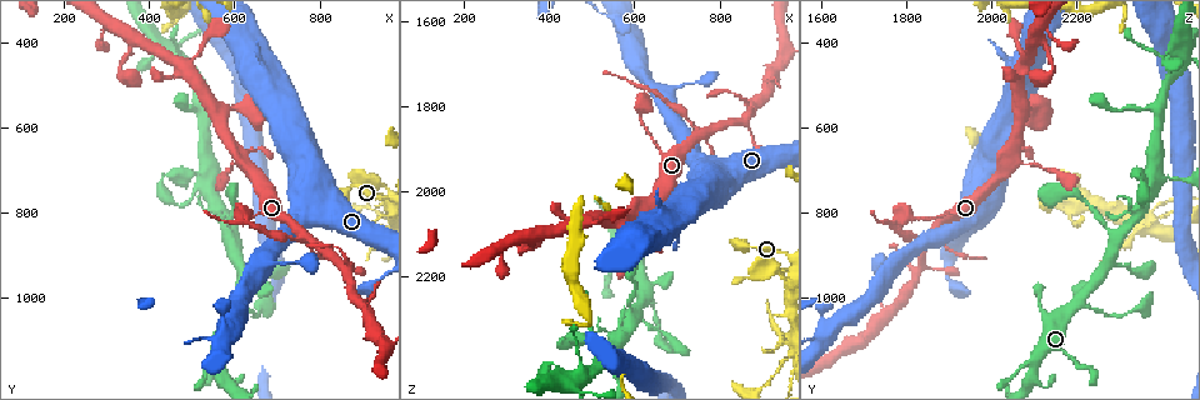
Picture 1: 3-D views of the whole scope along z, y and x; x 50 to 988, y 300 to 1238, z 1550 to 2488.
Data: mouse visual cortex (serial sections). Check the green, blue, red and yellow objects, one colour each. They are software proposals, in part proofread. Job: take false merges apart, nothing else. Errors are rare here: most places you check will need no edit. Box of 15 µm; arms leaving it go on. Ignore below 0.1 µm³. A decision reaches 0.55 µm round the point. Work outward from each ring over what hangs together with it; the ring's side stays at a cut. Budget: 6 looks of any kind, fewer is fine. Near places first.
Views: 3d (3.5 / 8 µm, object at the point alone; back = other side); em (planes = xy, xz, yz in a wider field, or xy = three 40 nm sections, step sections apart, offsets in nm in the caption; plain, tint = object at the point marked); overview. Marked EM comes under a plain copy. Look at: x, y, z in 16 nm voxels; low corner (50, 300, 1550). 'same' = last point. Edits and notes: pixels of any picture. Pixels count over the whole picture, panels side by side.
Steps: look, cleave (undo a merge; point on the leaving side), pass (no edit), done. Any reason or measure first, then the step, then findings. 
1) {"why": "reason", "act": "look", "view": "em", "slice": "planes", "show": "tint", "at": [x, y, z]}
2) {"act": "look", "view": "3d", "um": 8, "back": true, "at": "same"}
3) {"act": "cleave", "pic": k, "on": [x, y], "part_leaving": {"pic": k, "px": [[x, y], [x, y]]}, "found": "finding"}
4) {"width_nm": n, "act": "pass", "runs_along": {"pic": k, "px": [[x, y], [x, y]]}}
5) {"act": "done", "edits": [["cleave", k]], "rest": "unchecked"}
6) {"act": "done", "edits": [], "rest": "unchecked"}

{"why": "side arm on a straight run", "act": "look", "view": "em", "slice": "planes", "show": "tint", "at": [765, 850, 1860]}

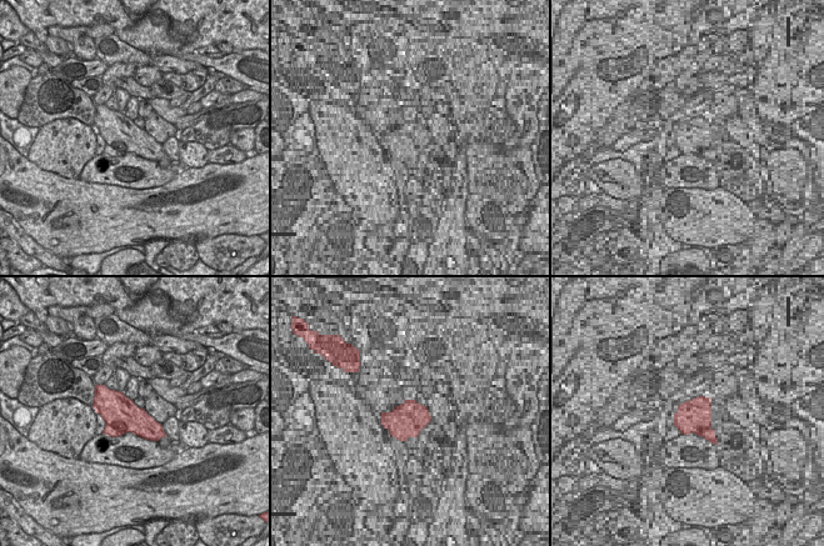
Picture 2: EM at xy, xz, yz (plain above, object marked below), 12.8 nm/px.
{"why": "wider look", "act": "look", "view": "3d", "um": 3.5, "at": "same"}

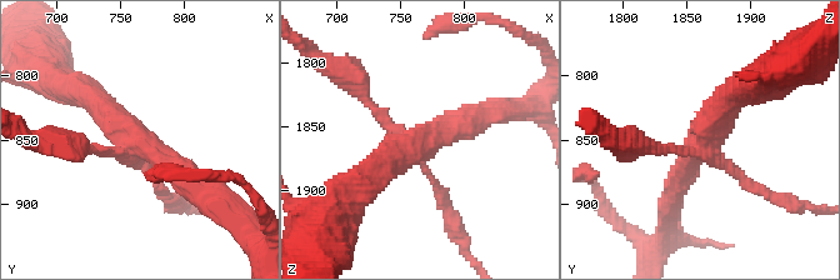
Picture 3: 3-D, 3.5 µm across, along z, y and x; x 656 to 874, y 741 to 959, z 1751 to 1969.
{"act": "cleave", "pic": 3, "on": [750, 184], "part_leaving": {"pic": 3, "px": [[698, 151], [615, 144]]}, "found": "a second cell is stuck on"}

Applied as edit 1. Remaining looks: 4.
{"why": "thick turns thin", "act": "look", "view": "3d", "um": 8, "at": [950, 810, 2400]}

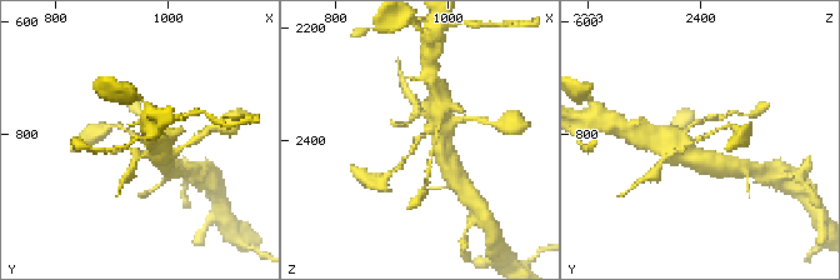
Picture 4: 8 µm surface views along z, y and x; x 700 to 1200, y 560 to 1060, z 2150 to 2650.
{"act": "look", "view": "3d", "um": 3.5, "at": [940, 805, 2405]}

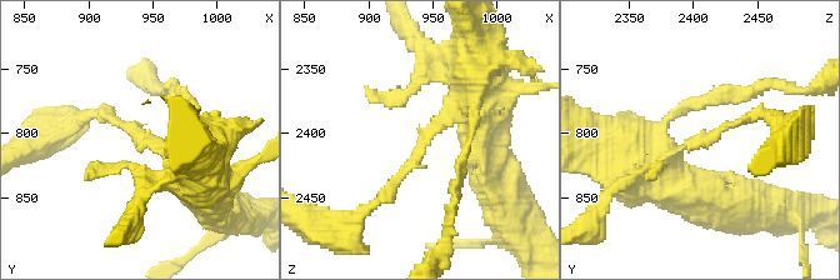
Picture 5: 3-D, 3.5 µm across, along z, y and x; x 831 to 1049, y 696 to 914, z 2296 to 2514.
{"arm_widths_nm": [100, 450], "why": "shape alone is not enough", "act": "look", "view": "em", "slice": "xy", "step": 1, "show": "tint", "at": [946, 804, 2404]}

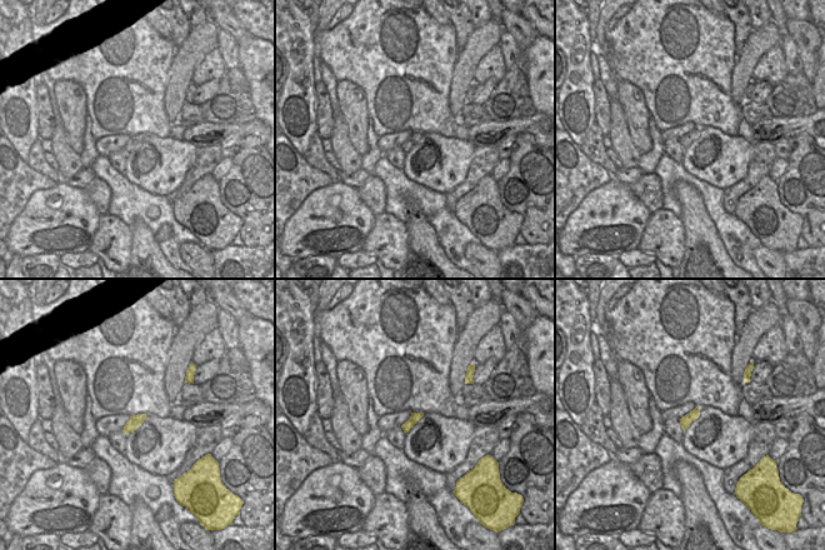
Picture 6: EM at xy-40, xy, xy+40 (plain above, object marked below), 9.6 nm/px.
{"act": "pass", "runs_along": {"pic": 5, "px": [[476, 80], [380, 199]]}, "found": "all the same cell"}

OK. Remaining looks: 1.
{"act": "done", "edits": [["cleave", 3]], "rest": "unchecked"}

